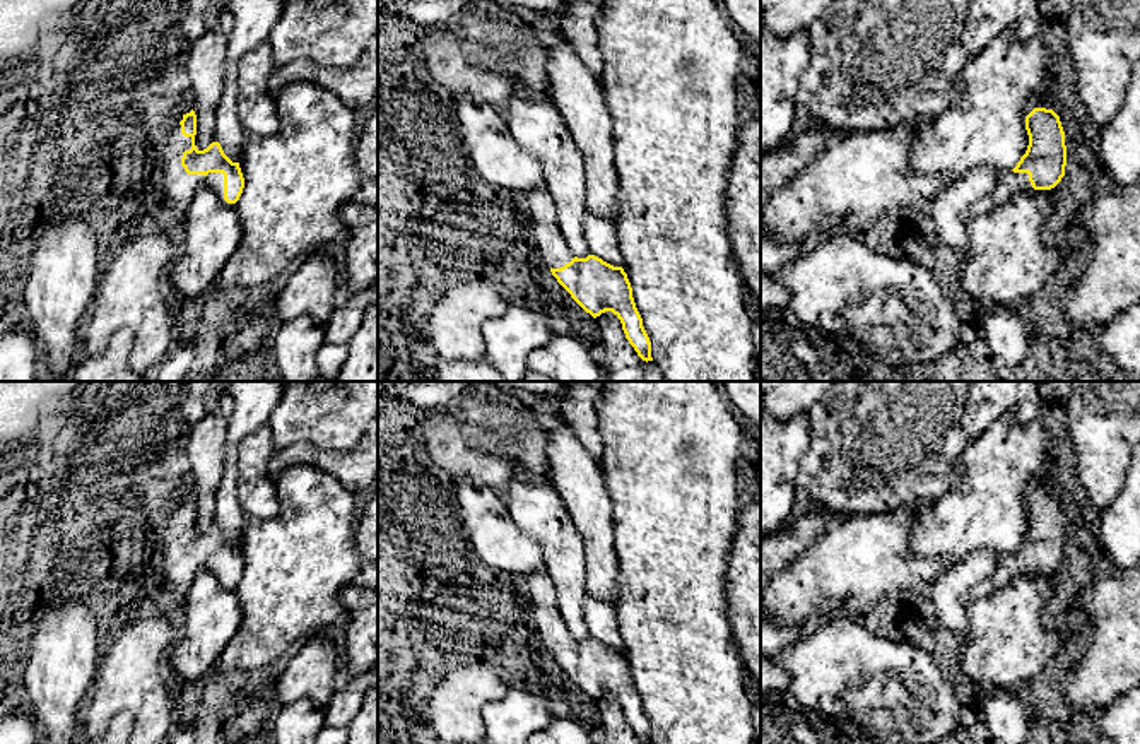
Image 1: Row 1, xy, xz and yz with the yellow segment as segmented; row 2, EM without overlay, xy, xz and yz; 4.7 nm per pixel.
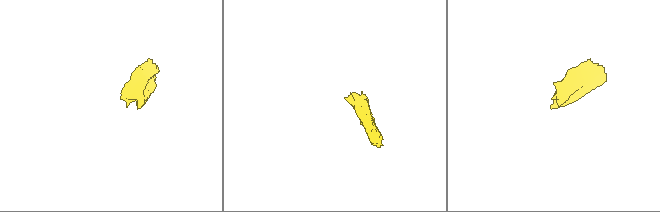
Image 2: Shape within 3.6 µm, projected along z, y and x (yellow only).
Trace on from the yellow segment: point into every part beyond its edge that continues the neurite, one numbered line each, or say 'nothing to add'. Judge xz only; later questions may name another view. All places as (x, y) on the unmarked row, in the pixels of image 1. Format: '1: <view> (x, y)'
1: xz (546, 616)

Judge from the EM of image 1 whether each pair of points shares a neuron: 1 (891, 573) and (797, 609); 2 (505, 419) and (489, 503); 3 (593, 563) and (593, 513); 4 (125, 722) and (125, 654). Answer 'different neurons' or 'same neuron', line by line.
1: same neuron
2: different neurons
3: same neuron
4: different neurons

